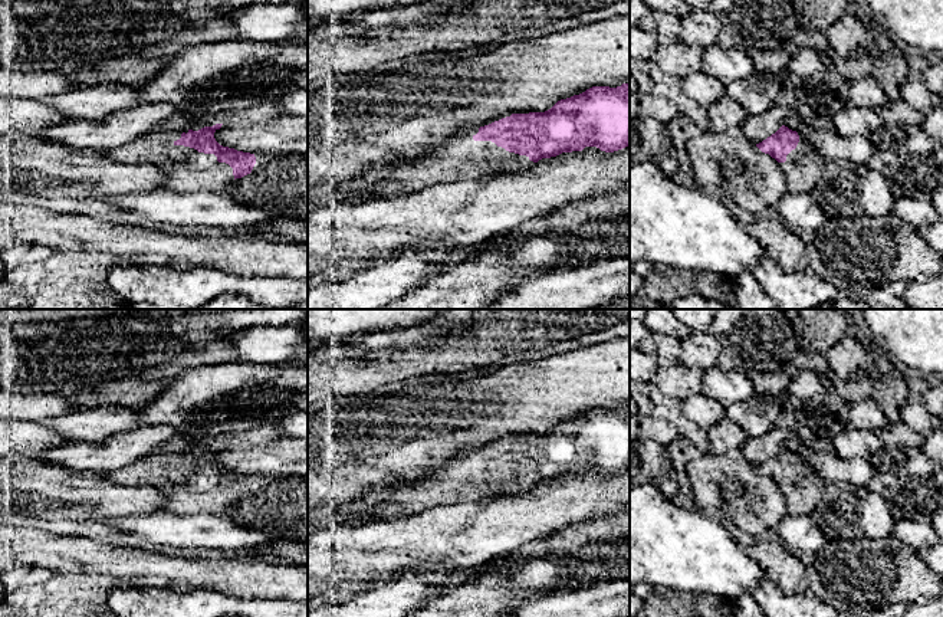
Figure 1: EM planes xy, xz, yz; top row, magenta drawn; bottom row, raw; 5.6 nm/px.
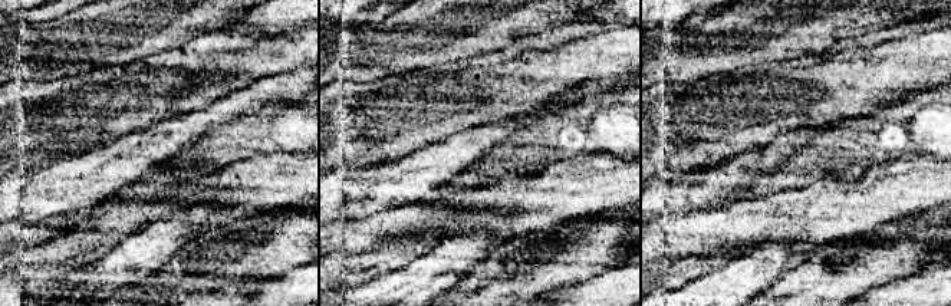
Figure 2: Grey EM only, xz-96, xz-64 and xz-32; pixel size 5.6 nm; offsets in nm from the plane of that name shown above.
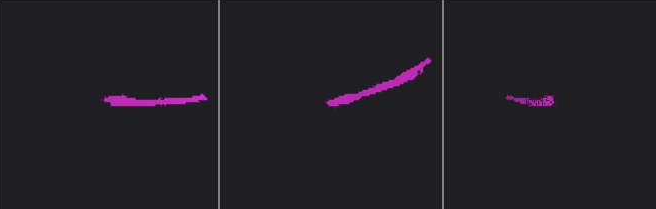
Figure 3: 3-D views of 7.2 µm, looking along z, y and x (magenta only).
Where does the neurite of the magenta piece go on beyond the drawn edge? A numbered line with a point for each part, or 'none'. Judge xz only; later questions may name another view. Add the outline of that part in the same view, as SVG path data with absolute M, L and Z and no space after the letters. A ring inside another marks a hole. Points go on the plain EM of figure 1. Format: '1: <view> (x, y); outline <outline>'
1: xz (462, 481); outline M473 452L467 457L451 460L438 475L426 480L417 480L410 489L404 489L398 495L374 506L362 521L354 522L352 525L392 521L436 506L477 502L482 498L520 496L533 490L535 485L526 477L509 475L492 463L474 463L473 459L477 454L479 452Z

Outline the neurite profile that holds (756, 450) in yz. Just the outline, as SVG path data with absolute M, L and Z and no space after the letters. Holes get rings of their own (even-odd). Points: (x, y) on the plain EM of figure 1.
M781 427L759 437L749 437L742 447L742 453L753 466L759 466L783 447L789 431Z

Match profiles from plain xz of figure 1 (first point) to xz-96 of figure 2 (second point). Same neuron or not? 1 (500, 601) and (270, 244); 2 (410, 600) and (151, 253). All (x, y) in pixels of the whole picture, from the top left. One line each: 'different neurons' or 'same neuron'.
1: same neuron
2: same neuron

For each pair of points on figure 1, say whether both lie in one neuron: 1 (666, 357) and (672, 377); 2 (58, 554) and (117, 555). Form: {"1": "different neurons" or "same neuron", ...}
{"1": "different neurons", "2": "same neuron"}

